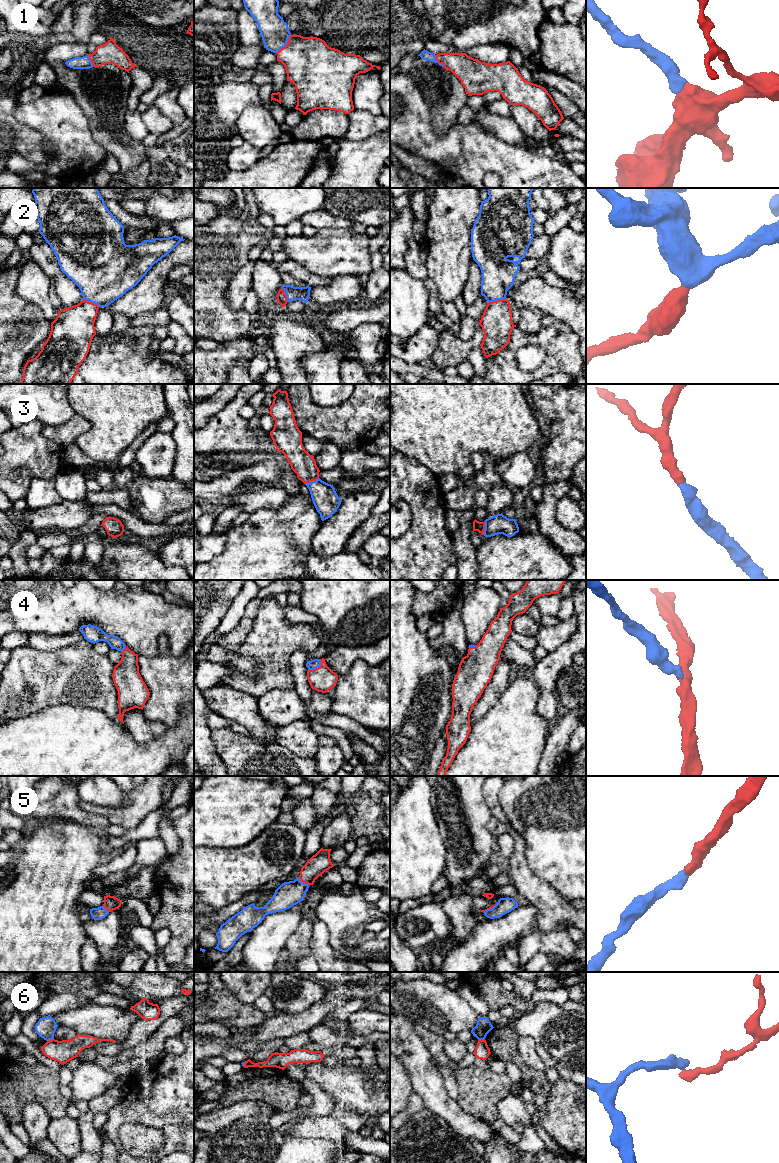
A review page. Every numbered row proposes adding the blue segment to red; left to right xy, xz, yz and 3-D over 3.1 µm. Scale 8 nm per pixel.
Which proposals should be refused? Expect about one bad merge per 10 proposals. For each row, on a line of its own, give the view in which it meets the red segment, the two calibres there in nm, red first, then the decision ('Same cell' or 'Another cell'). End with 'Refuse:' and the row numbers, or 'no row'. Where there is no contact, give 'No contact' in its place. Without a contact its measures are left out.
1: Touches red in xz. Thickness 420 nm (red) against 220 nm. Same cell
2: Touches red in yz. Thickness 260 nm (red) against 280 nm. Same cell
3: Touches red in xz. Thickness 190 nm (red) against 200 nm. Same cell
4: Touches red in xz. Thickness 200 nm (red) against 80 nm. Same cell
5: Touches red in xz. Thickness 160 nm (red) against 200 nm. Same cell
6: Touches red in xy. Thickness 180 nm (red) against 160 nm. Another cell
Refuse: 6

